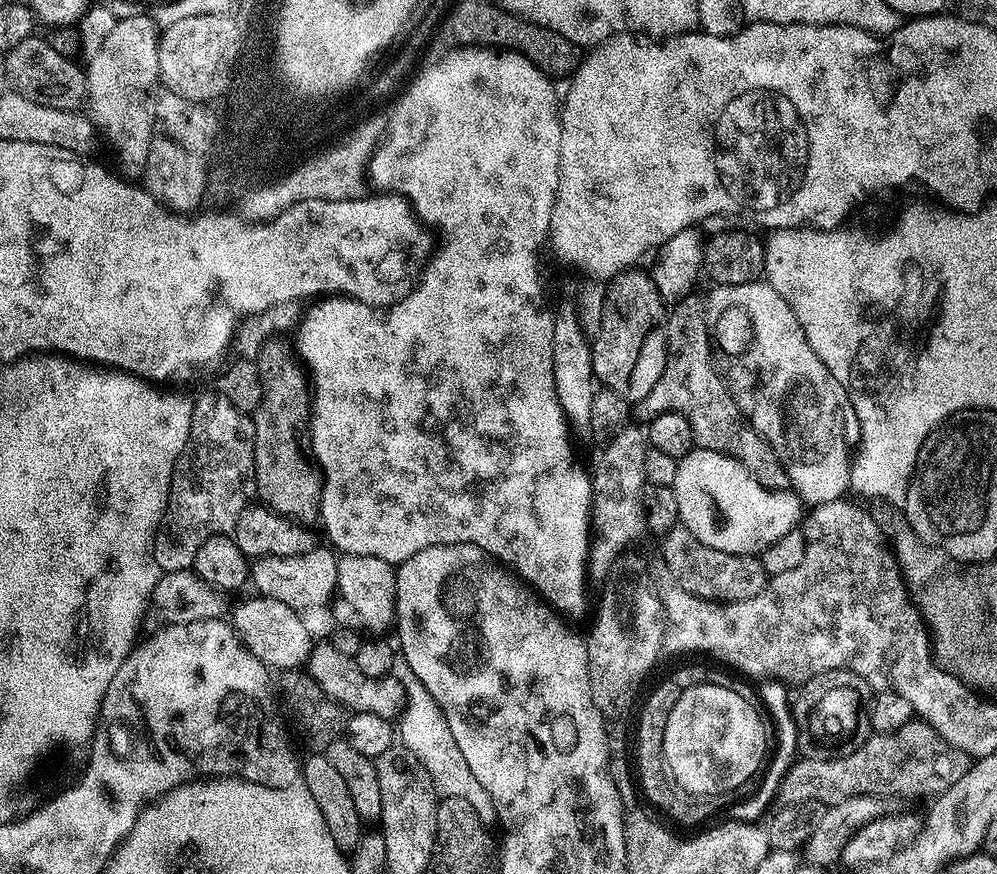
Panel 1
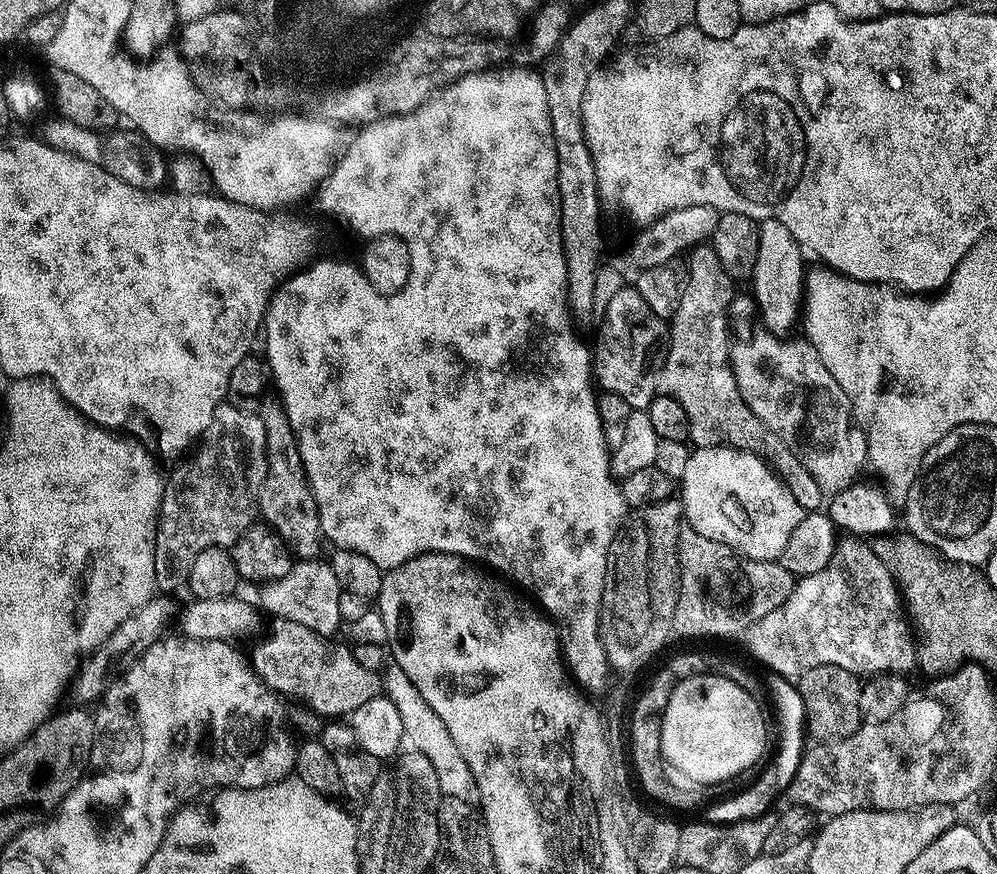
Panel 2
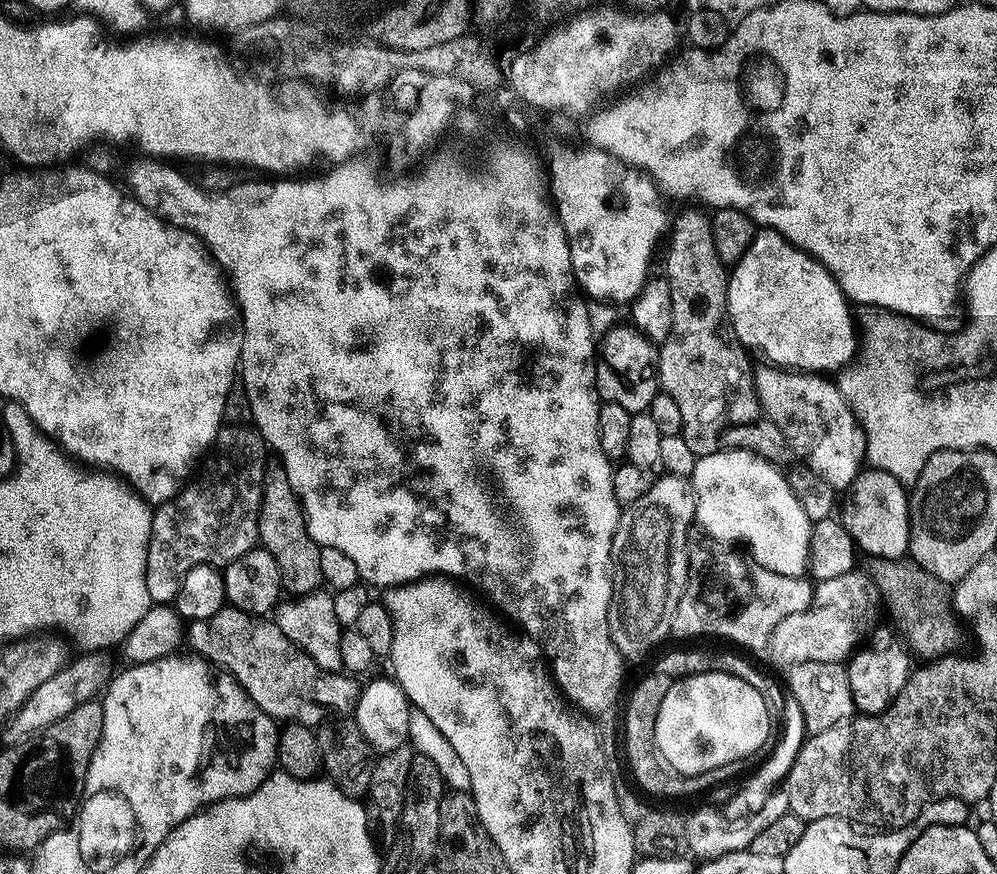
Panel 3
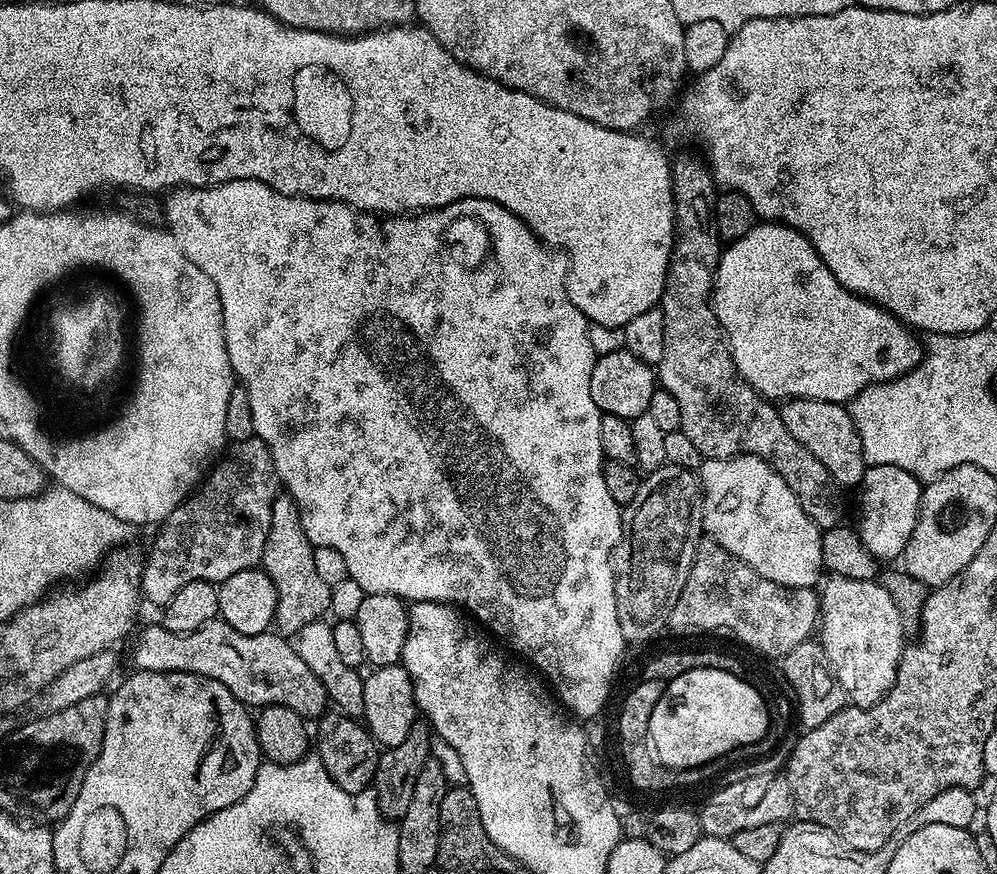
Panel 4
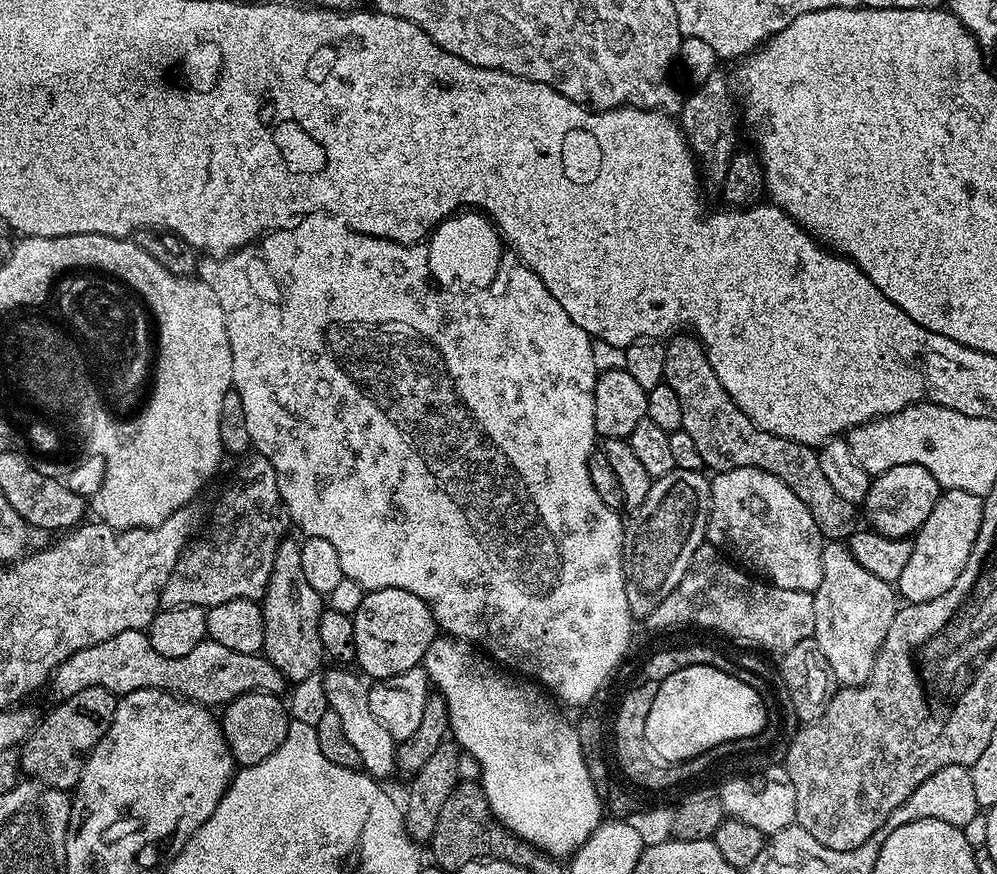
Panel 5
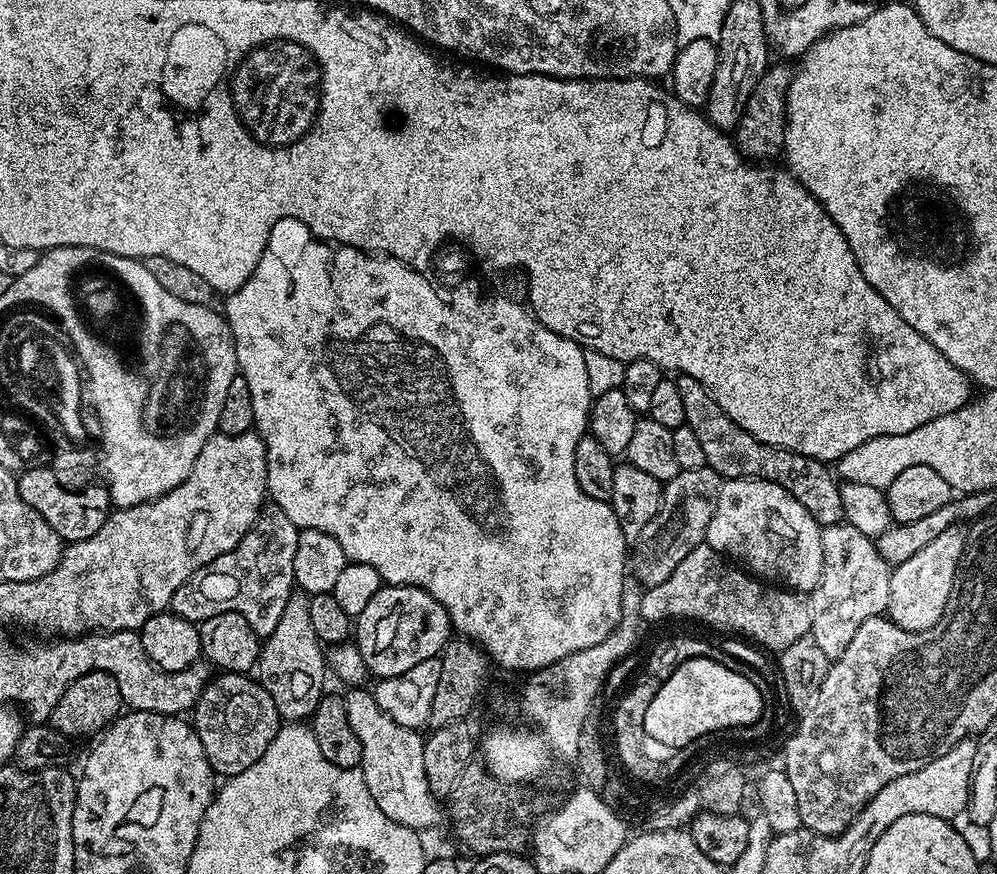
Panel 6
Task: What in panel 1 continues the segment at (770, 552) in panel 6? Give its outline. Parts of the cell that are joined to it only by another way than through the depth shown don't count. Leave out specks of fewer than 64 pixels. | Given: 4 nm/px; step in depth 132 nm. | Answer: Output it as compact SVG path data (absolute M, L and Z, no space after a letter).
M693 447L676 465L676 477L672 483L674 494L678 498L678 514L680 524L698 538L698 542L706 542L706 546L714 546L714 550L722 550L726 554L739 556L756 556L764 552L778 538L793 531L800 516L802 501L791 490L777 490L762 486L752 471L742 466L734 458L726 454L718 454L714 450Z

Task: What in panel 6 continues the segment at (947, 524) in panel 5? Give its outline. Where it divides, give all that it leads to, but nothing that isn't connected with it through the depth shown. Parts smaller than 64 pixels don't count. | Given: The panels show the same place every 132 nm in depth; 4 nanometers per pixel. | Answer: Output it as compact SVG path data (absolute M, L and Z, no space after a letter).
M959 527L942 530L934 542L929 542L923 550L918 550L914 558L895 565L891 569L890 598L888 599L887 617L893 620L902 630L921 632L930 630L944 617L948 609L948 599L956 587L958 569L961 567L966 536Z

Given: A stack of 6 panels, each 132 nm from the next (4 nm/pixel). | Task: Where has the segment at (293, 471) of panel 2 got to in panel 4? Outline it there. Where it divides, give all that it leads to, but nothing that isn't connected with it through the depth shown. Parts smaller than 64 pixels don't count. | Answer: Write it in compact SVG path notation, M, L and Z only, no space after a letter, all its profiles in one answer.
M278 494L270 510L270 530L266 534L262 567L274 582L278 594L275 627L288 638L295 632L303 633L308 624L319 621L330 606L332 585L322 582L318 570L314 570L313 547L306 538L298 506L291 496Z

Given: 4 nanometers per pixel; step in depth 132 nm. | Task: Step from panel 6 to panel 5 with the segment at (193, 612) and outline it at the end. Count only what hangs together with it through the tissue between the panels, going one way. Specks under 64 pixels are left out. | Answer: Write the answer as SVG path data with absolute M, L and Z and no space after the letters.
M256 454L253 457L249 464L241 466L240 477L233 482L232 489L221 498L220 505L216 508L216 529L176 564L166 586L160 592L160 608L177 608L193 604L207 610L231 600L259 601L267 592L278 548L289 535L290 517L288 507L285 506L282 494L278 490L274 466L270 466L265 456Z

